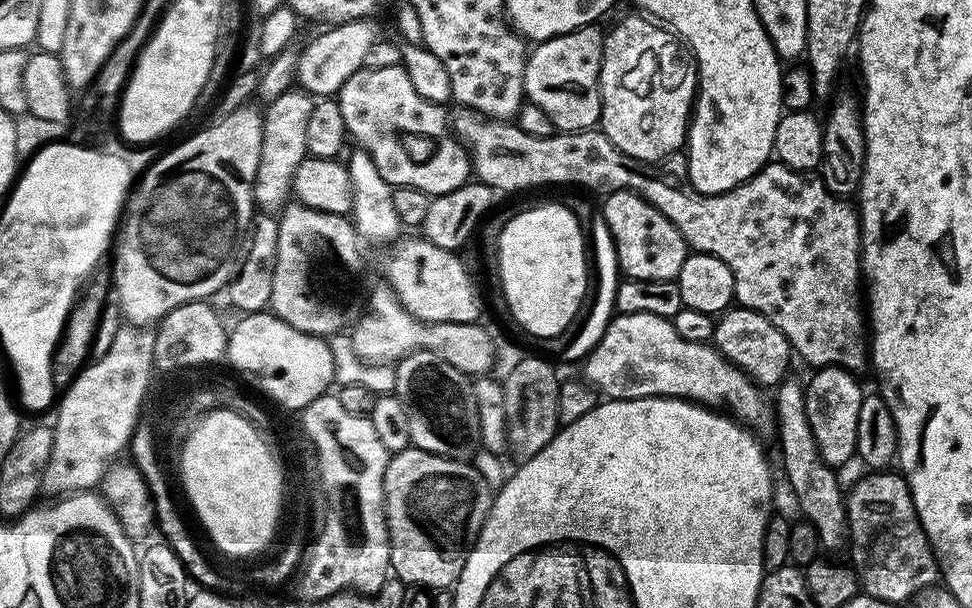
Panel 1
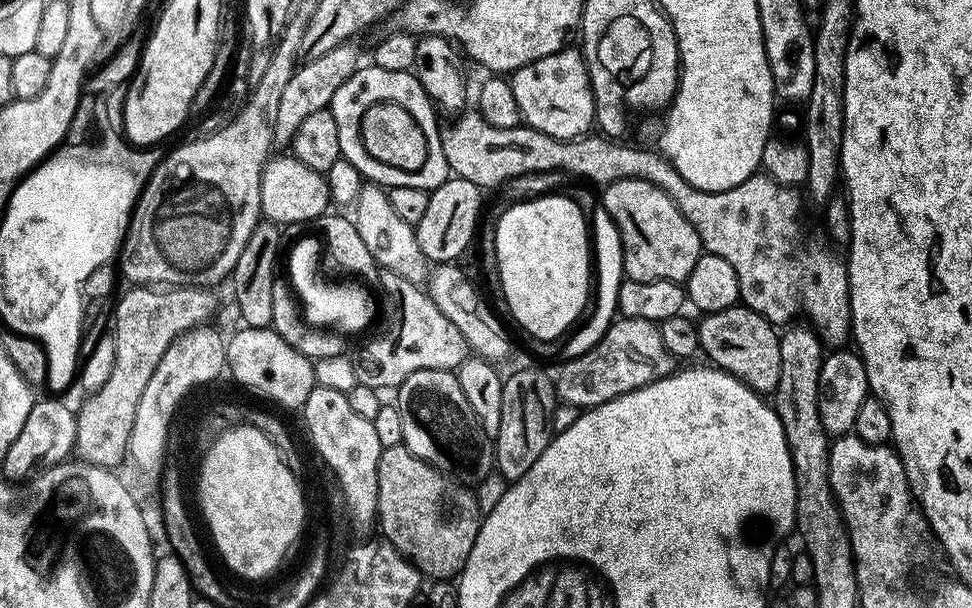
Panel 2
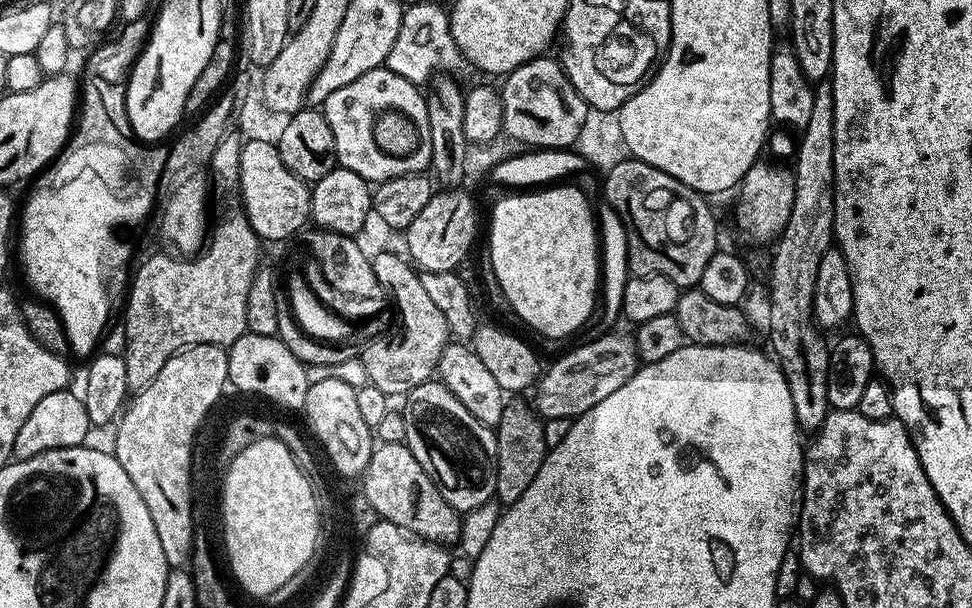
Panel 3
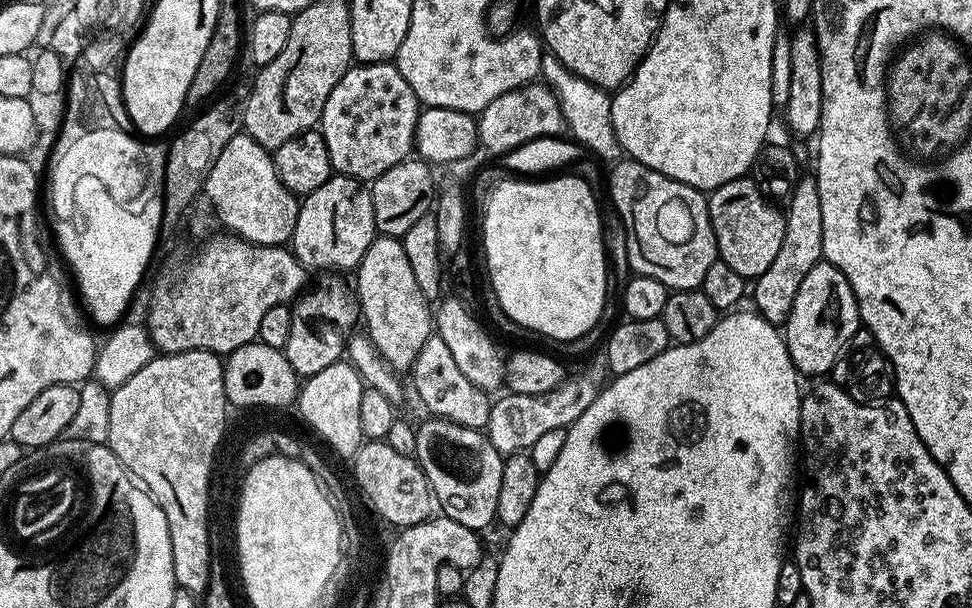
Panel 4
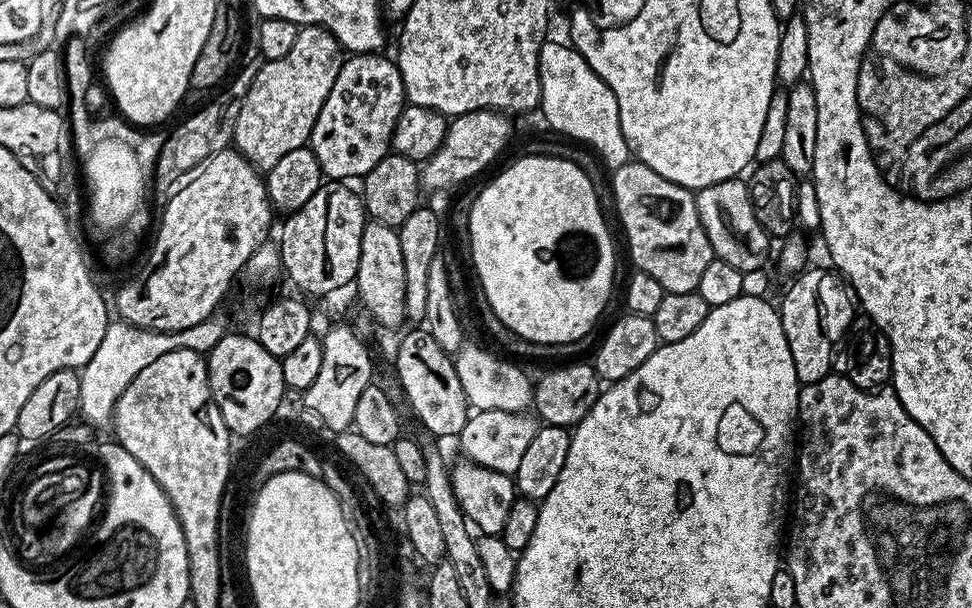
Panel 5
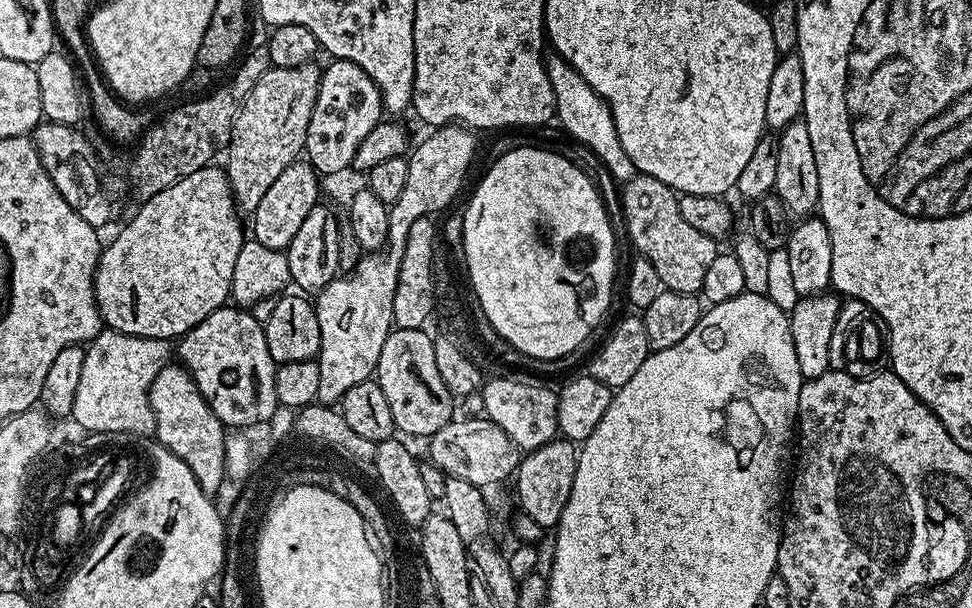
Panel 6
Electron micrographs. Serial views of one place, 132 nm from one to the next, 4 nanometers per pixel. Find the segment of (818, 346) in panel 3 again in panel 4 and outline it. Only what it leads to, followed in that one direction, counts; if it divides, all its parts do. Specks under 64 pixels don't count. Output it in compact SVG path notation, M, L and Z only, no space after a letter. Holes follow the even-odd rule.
M801 175L794 186L792 195L786 201L786 234L782 234L782 247L774 262L770 262L770 270L766 274L755 277L756 289L750 297L755 311L766 322L777 326L784 326L794 306L802 280L806 278L815 264L822 260L822 202L818 198L818 186L815 175Z

